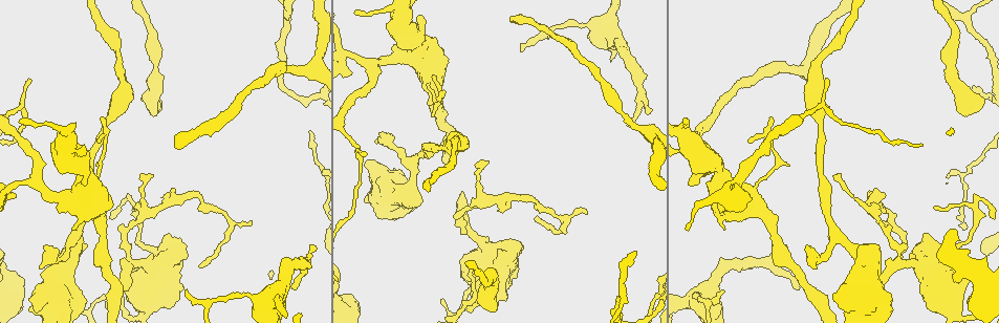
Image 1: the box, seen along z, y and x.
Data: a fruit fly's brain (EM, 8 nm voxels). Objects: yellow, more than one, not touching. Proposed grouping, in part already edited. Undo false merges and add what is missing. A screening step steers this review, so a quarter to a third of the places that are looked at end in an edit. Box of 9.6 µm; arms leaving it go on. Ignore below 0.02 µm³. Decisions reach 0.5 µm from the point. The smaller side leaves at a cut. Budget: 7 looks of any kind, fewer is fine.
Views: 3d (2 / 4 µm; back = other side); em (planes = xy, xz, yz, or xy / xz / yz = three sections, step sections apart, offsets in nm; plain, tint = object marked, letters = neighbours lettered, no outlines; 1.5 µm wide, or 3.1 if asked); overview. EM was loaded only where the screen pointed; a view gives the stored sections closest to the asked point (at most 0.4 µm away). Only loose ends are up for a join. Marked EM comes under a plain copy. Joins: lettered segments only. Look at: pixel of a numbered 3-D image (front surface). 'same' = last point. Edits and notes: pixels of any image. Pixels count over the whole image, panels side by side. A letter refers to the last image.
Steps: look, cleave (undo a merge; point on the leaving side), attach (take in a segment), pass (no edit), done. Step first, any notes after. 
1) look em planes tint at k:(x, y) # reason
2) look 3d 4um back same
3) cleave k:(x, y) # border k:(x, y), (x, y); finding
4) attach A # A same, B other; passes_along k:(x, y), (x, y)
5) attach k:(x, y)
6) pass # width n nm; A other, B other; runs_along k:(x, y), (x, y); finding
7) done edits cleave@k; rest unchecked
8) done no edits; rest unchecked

look em yz step 4 tint at 1:(627, 125)

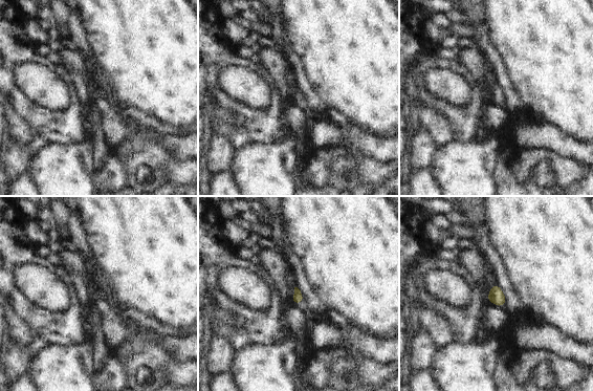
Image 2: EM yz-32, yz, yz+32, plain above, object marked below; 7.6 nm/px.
look em planes letters same # another direction

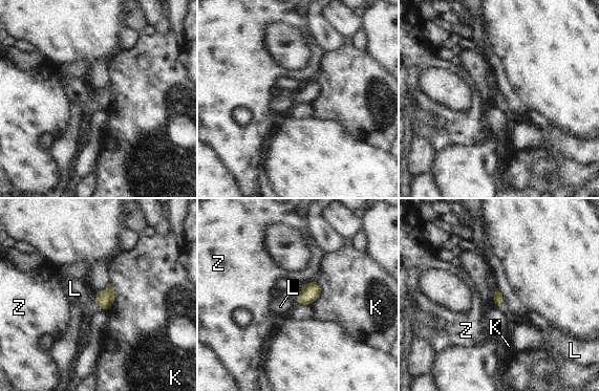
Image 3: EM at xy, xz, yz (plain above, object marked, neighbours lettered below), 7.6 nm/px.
attach L # K other, L same, Z other; the neuron continues

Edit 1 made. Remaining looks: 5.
look overview # see it whole again

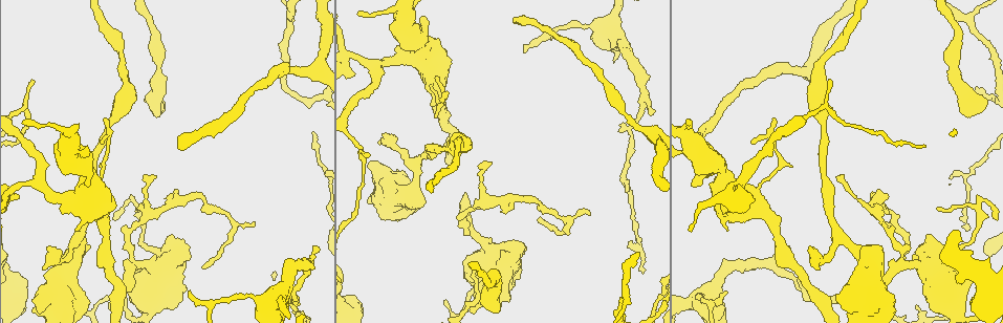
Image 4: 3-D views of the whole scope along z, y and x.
look em yz step 4 tint at 4:(888, 224) # an open end

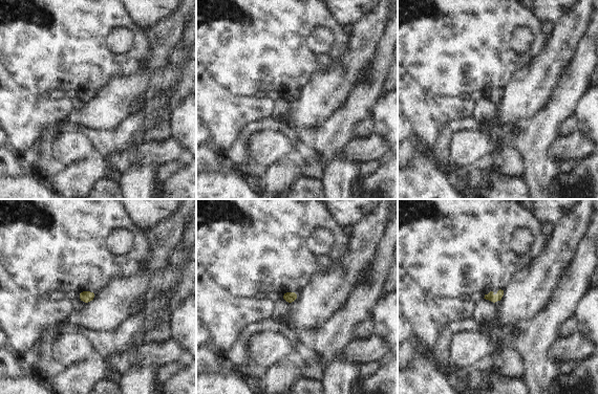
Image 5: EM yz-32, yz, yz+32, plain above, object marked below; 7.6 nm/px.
look em yz step 4 letters same

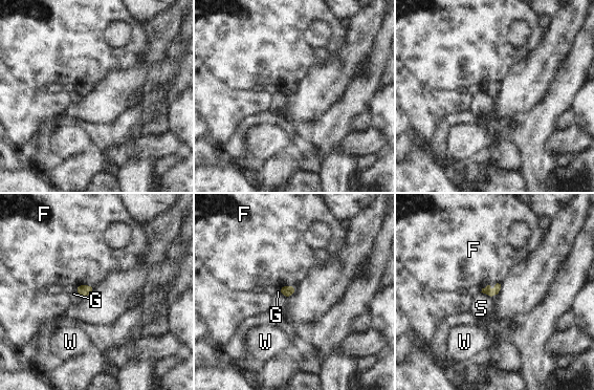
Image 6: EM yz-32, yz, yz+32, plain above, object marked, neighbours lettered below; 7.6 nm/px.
pass # F other, G other, S other, W other; border 6:(75, 285), (92, 284), (94, 286); no lettered segment goes on from it

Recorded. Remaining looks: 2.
done edits attach@3; rest unchecked

